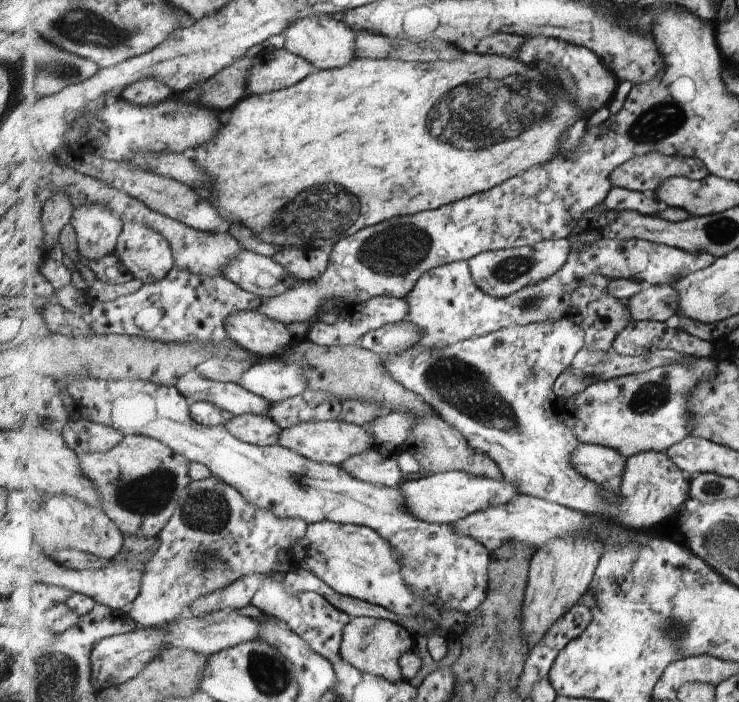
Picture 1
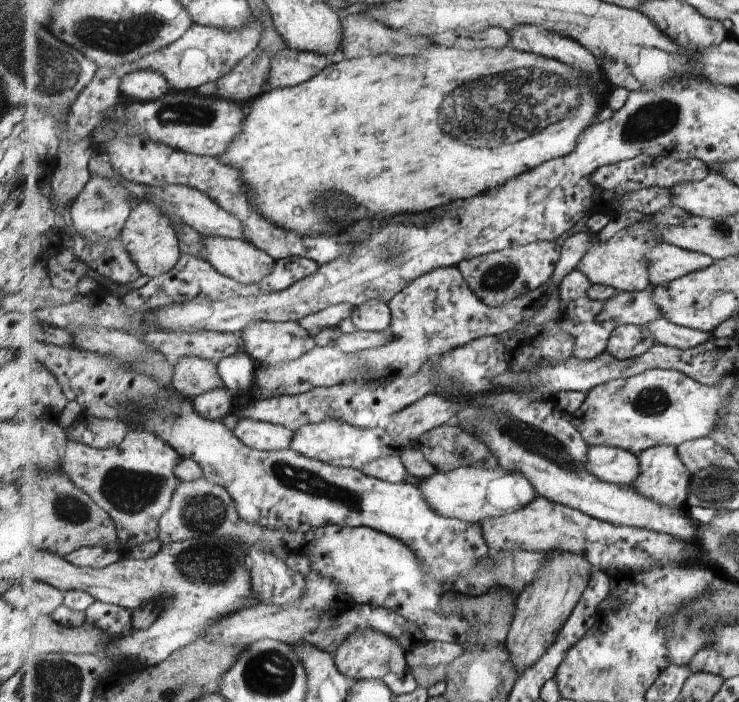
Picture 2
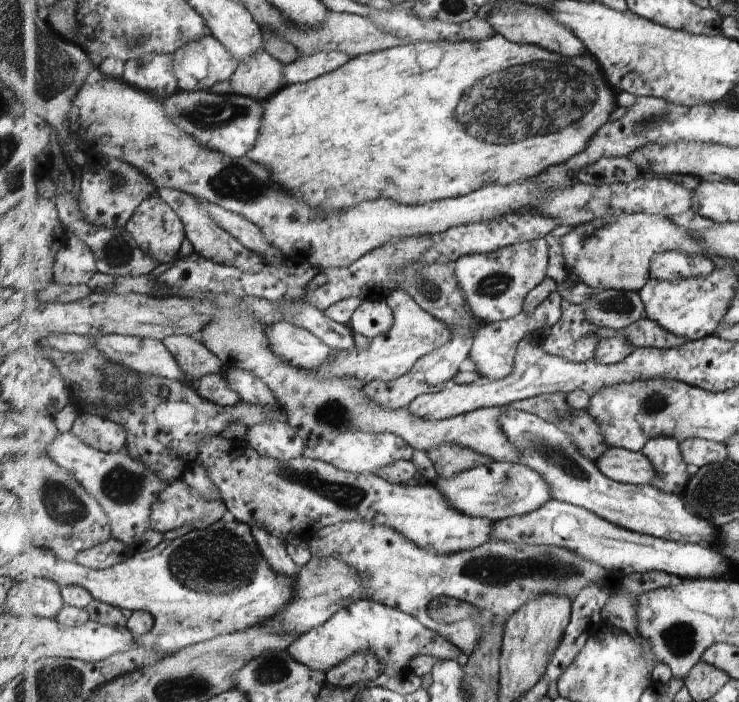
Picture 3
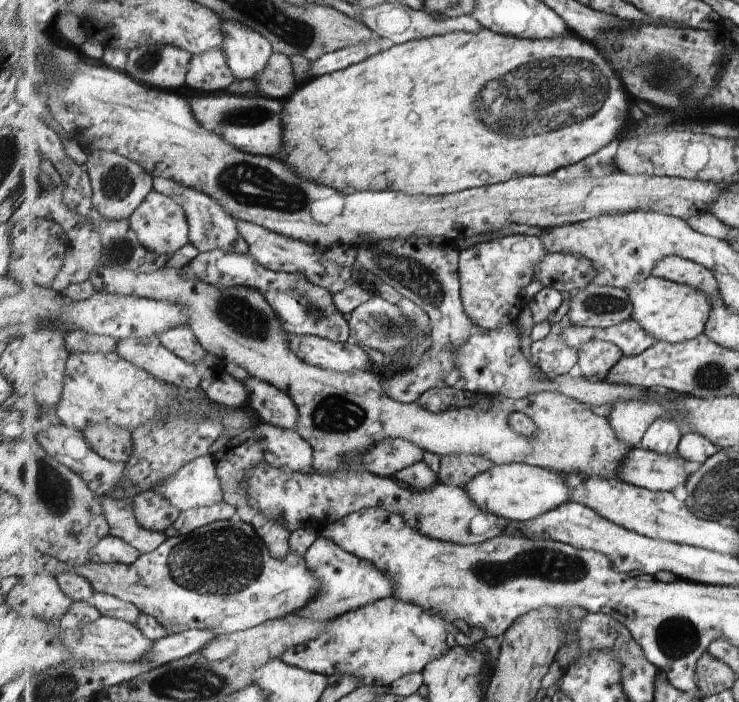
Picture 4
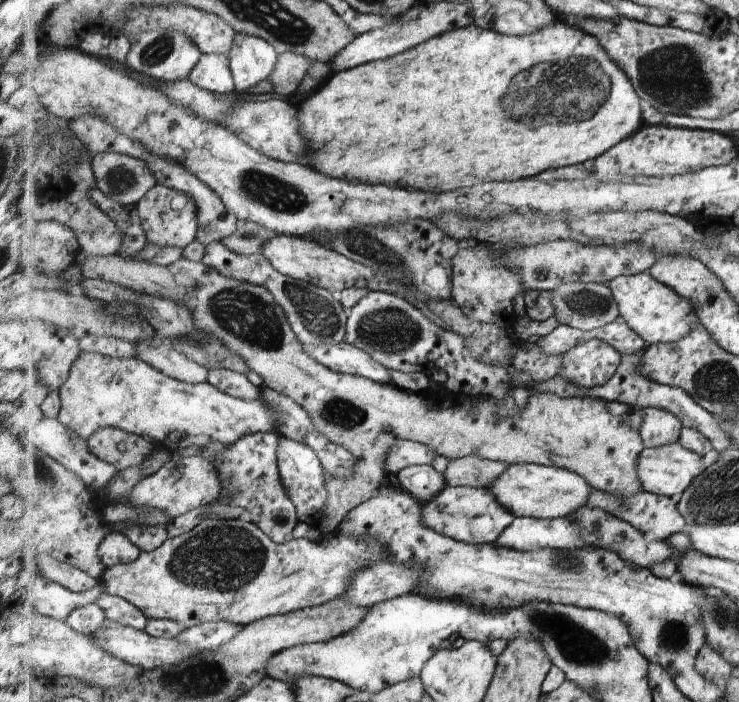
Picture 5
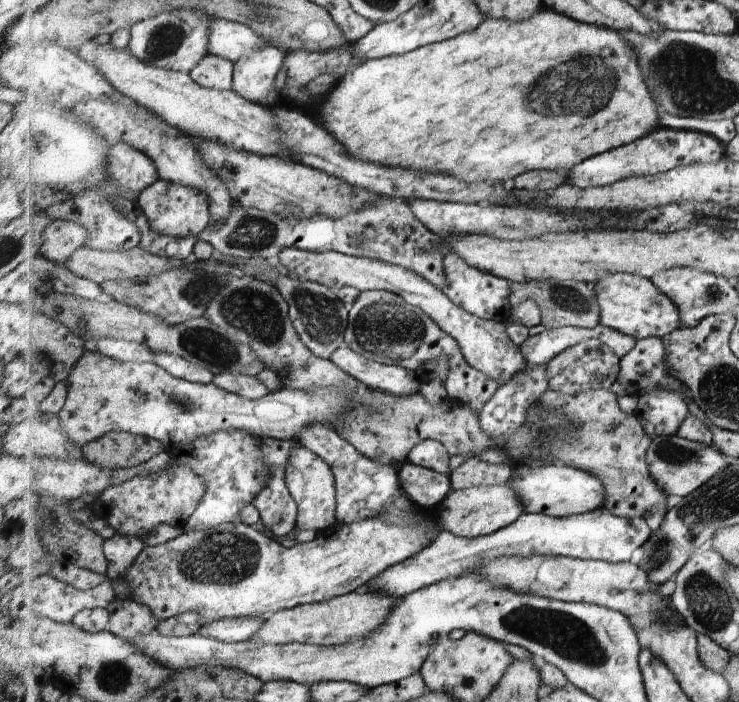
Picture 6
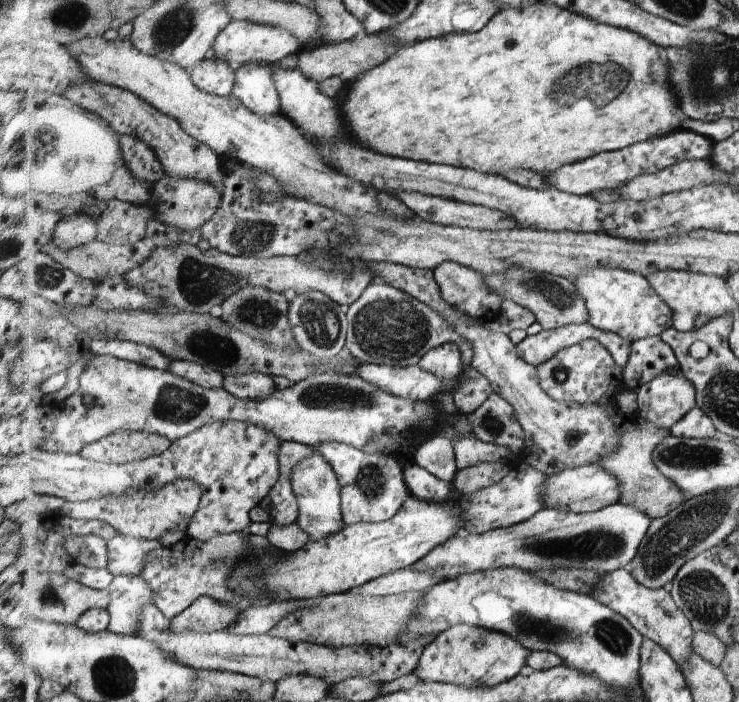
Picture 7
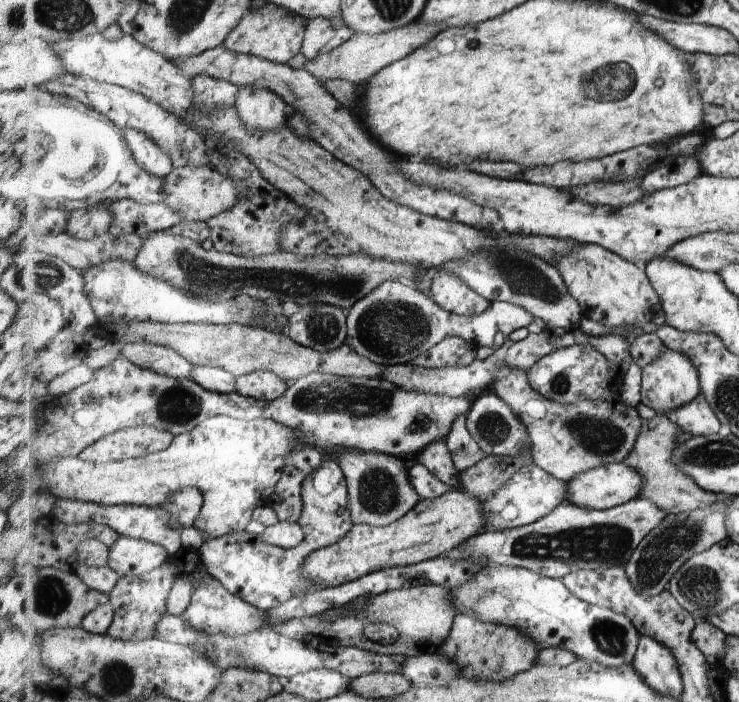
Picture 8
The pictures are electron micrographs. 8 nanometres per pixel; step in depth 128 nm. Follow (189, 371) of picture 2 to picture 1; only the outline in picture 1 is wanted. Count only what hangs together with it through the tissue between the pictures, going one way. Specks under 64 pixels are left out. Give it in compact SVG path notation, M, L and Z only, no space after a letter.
M196 368L179 379L177 388L184 393L189 404L209 401L221 410L231 412L235 417L253 413L267 415L272 402L264 396L245 390L237 383L220 383L205 378Z

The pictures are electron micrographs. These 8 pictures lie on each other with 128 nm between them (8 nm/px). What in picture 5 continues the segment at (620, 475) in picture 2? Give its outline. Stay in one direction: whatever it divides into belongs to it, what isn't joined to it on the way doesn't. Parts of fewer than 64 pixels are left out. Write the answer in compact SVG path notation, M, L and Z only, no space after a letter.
M680 442L655 448L645 448L637 459L638 475L645 491L657 494L657 496L673 496L683 494L688 486L691 486L701 473L703 466L699 464L703 460L698 452L685 448Z

